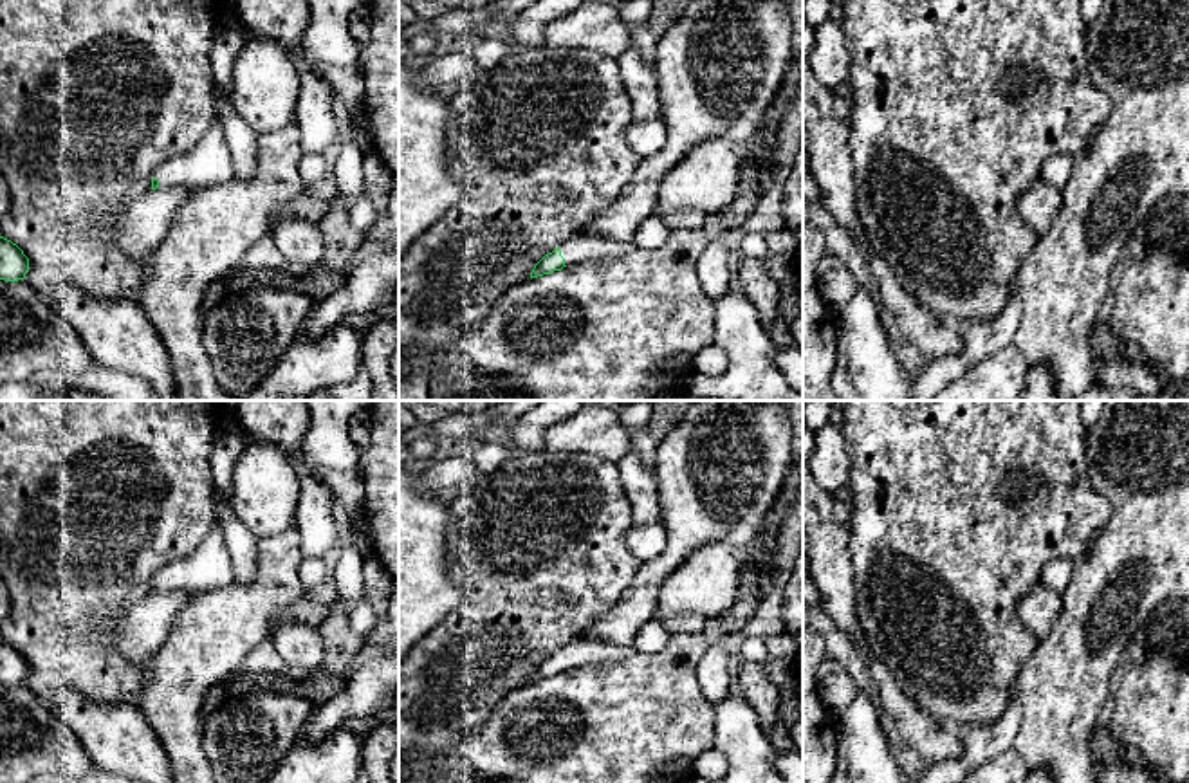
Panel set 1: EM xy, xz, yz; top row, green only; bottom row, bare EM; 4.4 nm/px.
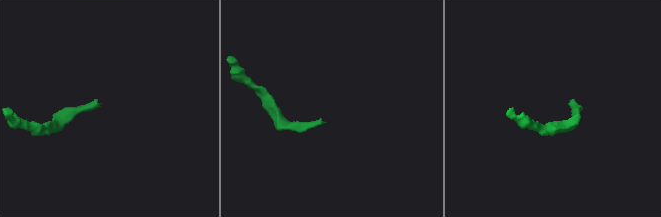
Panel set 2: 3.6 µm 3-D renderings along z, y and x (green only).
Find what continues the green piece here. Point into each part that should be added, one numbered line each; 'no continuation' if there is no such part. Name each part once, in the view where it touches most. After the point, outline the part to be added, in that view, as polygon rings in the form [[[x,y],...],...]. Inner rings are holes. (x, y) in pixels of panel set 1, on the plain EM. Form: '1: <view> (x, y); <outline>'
1: xz (585, 650); [[[579,637],[577,640],[559,649],[565,669],[579,668],[585,664],[615,662],[635,653],[633,644],[619,646],[597,639]]]

